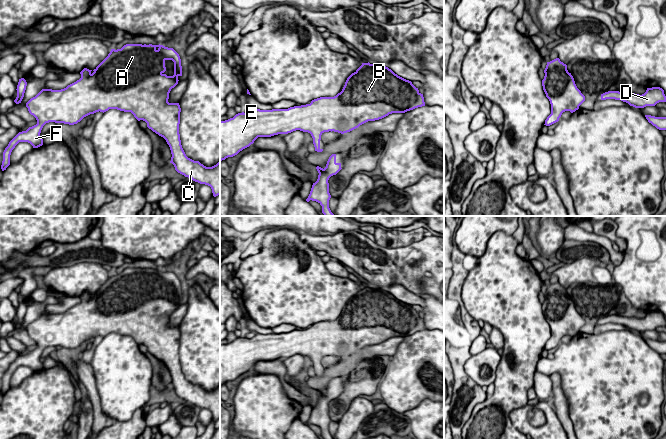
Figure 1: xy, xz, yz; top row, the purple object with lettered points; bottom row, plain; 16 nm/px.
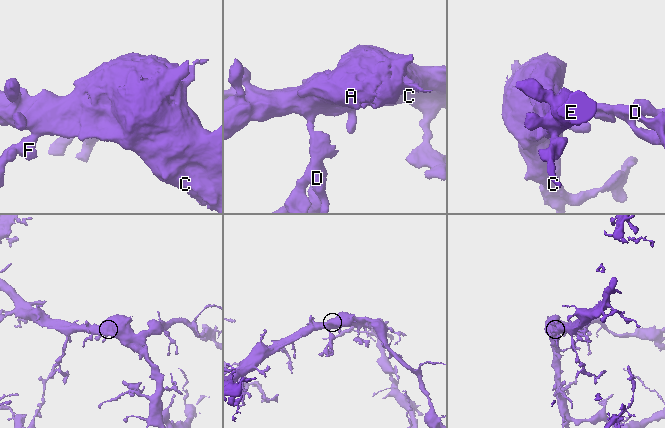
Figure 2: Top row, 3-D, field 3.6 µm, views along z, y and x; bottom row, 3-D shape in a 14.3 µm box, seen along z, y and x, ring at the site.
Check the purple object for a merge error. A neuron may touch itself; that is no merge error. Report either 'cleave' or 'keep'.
keep

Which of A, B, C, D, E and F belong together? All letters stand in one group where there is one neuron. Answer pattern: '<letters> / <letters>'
A B C D E F

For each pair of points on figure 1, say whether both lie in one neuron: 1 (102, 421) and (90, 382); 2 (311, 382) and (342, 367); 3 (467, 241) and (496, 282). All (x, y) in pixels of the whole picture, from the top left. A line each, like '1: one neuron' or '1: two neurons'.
1: one neuron
2: one neuron
3: two neurons

